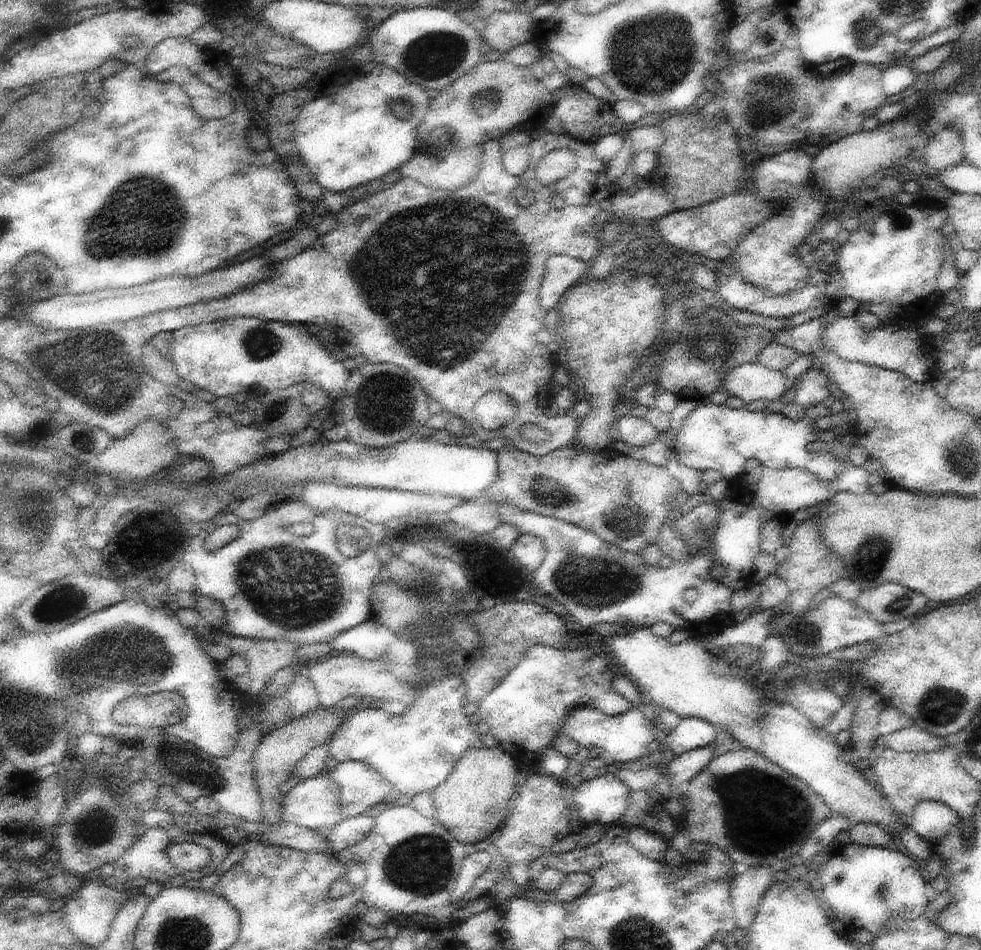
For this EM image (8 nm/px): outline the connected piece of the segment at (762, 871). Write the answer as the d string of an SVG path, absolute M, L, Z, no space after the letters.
M749 867L733 878L731 903L733 906L737 930L746 934L754 922L762 897L766 889L775 881L775 868Z

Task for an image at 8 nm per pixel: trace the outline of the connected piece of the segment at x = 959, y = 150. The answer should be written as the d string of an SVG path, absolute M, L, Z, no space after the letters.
M950 127L939 129L925 148L925 161L939 171L960 164L964 158L962 139Z

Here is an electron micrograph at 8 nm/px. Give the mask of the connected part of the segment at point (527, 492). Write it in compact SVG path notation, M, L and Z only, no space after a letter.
M569 443L558 450L539 457L538 455L524 452L522 449L516 448L515 445L506 444L502 446L502 450L497 450L497 459L499 460L499 474L492 492L502 492L502 496L506 498L506 502L508 502L508 504L514 504L516 508L519 508L524 512L554 517L581 526L586 530L595 532L603 541L619 546L621 549L638 554L643 548L646 548L648 544L654 544L658 540L662 525L666 522L670 511L673 509L675 504L674 500L676 500L678 495L684 493L680 481L677 478L674 478L670 472L667 471L666 467L653 465L645 460L637 460L632 457L628 457L614 451L613 448L602 449L602 452L588 452L576 449L571 443Z

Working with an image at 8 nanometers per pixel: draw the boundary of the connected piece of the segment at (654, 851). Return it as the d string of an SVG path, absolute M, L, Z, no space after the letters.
M645 826L630 827L627 839L630 846L641 855L658 862L666 856L666 850L670 846L669 841L658 830L650 830Z

